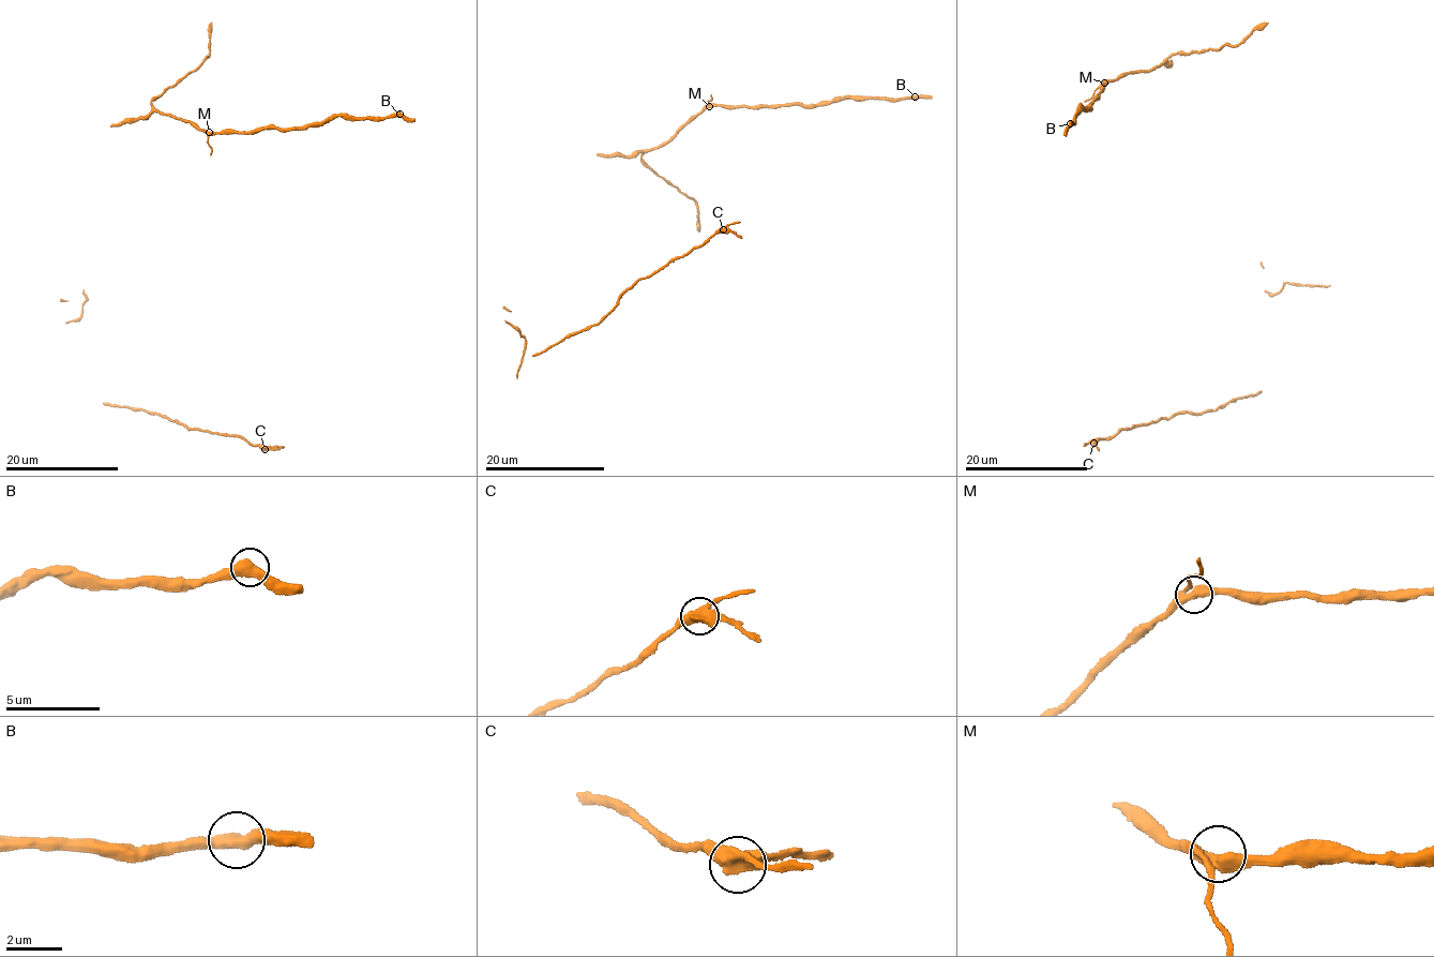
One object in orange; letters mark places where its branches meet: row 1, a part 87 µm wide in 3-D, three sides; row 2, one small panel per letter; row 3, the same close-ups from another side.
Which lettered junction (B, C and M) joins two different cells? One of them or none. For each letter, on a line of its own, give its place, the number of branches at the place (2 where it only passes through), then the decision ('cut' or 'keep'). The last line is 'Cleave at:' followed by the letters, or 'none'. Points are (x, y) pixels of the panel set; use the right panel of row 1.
B: place (1070, 123); branches 2; keep
C: place (1093, 443); branches 3; cut
M: place (1104, 83); branches 3; keep
Cleave at: C

